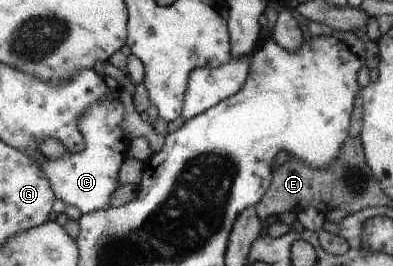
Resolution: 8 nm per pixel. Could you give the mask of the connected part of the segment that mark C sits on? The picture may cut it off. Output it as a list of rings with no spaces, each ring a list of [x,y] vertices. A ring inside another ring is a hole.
[[[114,93],[114,99],[102,101],[98,105],[92,105],[82,117],[80,117],[80,131],[86,149],[72,154],[66,151],[64,155],[58,155],[58,159],[48,159],[40,149],[38,151],[26,151],[18,149],[36,163],[36,167],[46,175],[50,187],[56,199],[61,199],[66,205],[77,207],[78,211],[88,214],[100,209],[108,209],[110,199],[114,191],[120,186],[118,183],[118,171],[122,162],[127,158],[131,137],[124,132],[122,123],[125,118],[125,108],[120,101],[119,95]]]

